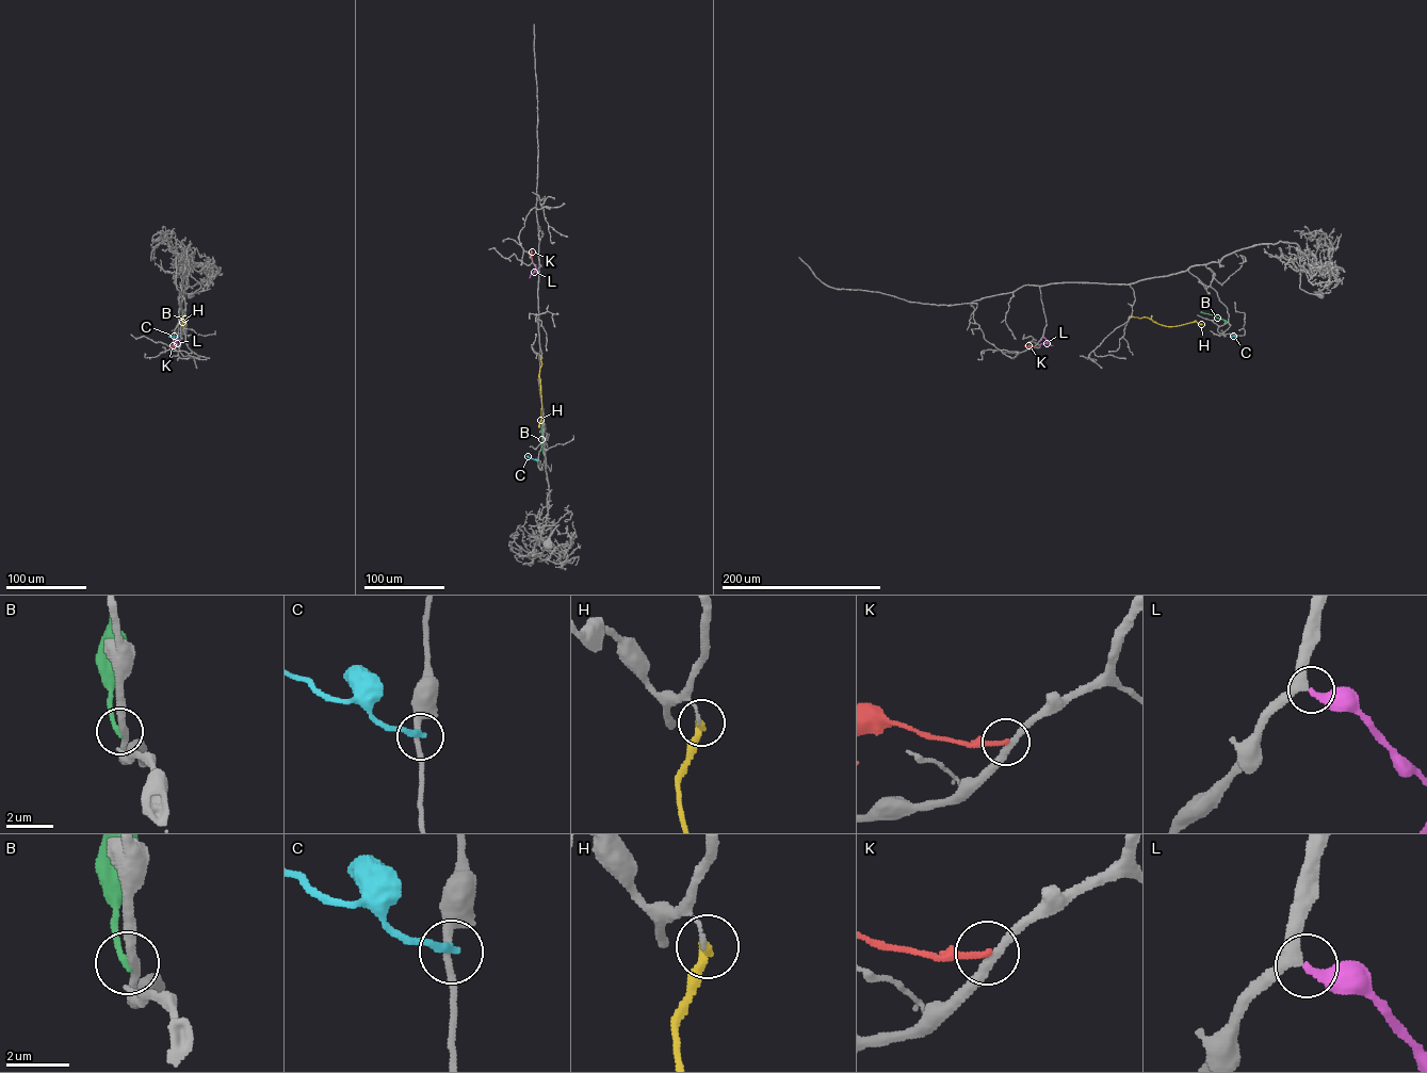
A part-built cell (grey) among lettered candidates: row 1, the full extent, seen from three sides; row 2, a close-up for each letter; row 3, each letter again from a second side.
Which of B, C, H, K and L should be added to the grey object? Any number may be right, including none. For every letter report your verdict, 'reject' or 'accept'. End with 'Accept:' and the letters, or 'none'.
B: reject
C: reject
H: reject
K: reject
L: accept
Accept: L

